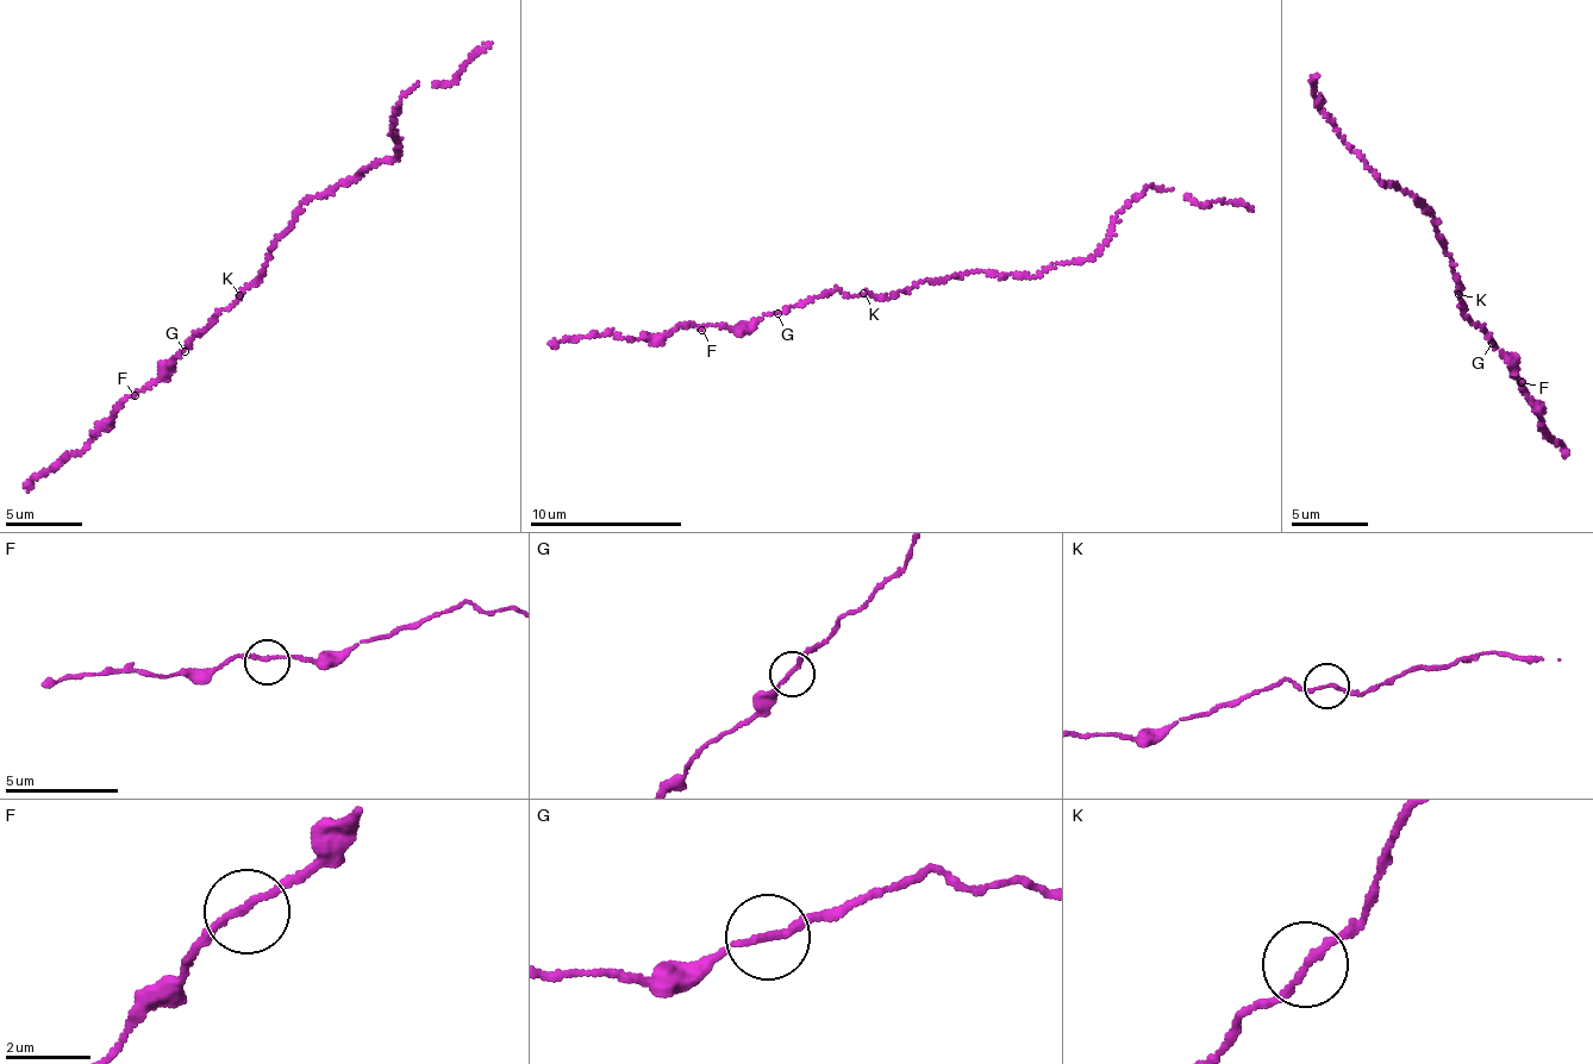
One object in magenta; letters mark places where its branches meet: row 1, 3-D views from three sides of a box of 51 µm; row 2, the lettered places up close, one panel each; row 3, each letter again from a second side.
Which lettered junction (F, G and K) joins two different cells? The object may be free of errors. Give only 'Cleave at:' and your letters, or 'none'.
Cleave at: none

